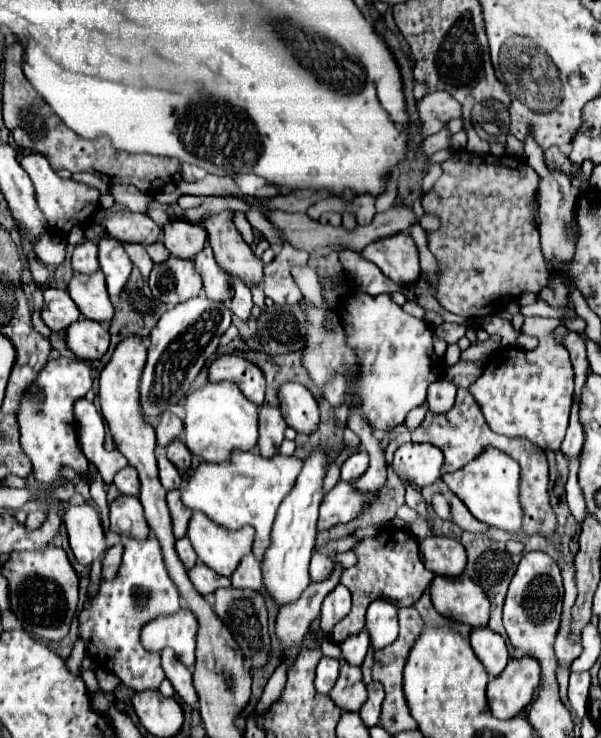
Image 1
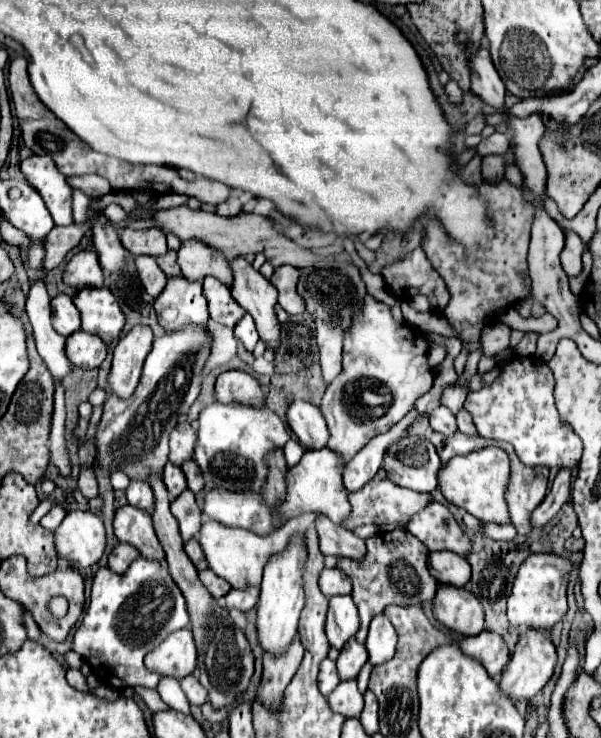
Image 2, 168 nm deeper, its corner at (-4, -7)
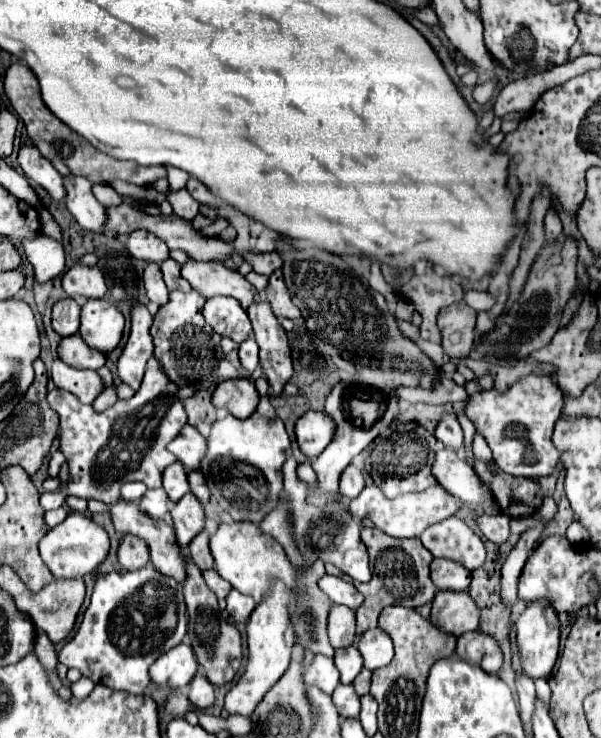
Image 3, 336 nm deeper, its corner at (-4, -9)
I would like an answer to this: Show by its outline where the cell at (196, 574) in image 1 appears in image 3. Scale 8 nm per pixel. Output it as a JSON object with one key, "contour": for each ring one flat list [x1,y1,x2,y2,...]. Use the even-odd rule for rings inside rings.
{"contour":[[214,569,204,571,204,579,206,579,208,587,216,593,216,597,218,597,218,599,226,599,226,597,228,597,228,593,230,593,232,585,230,585,228,581,224,581,224,579,214,571]]}

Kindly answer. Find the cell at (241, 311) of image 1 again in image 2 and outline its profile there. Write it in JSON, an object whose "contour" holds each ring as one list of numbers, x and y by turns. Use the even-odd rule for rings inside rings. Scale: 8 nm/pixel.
{"contour":[[248,313,236,323,234,333,236,333,236,337,244,343,244,347,246,347,248,351,254,349,254,345,256,345,256,341,258,341,258,331,256,331,256,327,254,327,254,319,250,319]]}

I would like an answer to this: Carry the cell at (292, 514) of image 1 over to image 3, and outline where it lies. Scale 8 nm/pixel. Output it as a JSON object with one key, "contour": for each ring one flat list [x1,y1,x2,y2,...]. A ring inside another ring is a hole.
{"contour":[[274,581,270,595,260,605,256,605,256,609,252,611,248,619,248,627,246,627,248,663,246,663,244,675,226,695,228,713,240,713,244,717,250,717,250,713,262,701,266,691,286,673,288,663,290,663,292,645,294,645,294,631,290,625,290,613,286,609,288,601,290,601,290,591,280,581]]}

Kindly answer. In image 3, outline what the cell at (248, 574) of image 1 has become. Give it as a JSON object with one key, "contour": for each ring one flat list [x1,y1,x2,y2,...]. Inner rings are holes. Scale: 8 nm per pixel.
{"contour":[[236,589,230,591,230,595,226,597,226,603,228,603,228,605,226,605,226,611,228,611,228,615,230,615,236,623,246,623,248,617,250,617,250,613,252,613,254,607,256,607,256,603,254,603,252,597,242,595,242,593,238,593]]}

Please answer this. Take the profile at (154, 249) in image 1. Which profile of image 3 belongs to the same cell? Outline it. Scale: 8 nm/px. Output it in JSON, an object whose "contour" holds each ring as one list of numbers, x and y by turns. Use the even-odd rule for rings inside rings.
{"contour":[[168,259,162,263,162,273,170,291,186,291,186,293,192,291,190,283,180,275,180,265,174,259]]}

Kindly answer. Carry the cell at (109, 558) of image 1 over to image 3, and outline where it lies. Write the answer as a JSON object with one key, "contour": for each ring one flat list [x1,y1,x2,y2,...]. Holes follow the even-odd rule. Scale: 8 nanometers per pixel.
{"contour":[[126,535,118,547,118,561,120,567,126,571,142,569,150,561,148,545,136,535]]}

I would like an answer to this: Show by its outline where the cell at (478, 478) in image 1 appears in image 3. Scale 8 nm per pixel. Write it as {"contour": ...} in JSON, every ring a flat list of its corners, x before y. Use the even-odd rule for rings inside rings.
{"contour":[[444,447,442,451,436,453,434,465,432,465,432,473,438,479,438,483,448,493,452,493,458,499,462,499,462,503,466,503,470,507,484,505,484,511,488,515,492,513,492,499,486,499,482,495,482,489,480,489,480,483,478,483,478,475,466,463,466,459,462,459,454,449]]}

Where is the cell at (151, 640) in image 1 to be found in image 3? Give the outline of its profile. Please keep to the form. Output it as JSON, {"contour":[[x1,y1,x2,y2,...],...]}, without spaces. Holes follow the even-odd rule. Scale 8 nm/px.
{"contour":[[182,643,154,661,154,665,150,667,150,677,158,687,168,687,174,691,186,687,192,681,196,667,198,663,192,647]]}

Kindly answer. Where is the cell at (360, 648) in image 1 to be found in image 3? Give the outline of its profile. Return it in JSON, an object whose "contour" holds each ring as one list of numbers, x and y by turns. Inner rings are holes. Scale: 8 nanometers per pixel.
{"contour":[[346,647,346,649,336,649,334,655,334,665,340,671,340,683,352,683,354,677,362,669,362,655,356,647]]}

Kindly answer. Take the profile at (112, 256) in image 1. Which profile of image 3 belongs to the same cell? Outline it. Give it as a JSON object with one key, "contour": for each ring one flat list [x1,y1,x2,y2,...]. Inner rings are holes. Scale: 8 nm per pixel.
{"contour":[[66,175,66,207,76,217,76,221,94,233,100,233,106,223,106,209,98,203,92,193,92,185,86,177,80,175]]}

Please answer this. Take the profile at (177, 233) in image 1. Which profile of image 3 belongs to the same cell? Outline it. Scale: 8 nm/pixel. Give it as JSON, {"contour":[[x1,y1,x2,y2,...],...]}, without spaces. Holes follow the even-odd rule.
{"contour":[[190,259,182,265,182,277,204,297,212,299,216,295,234,297,240,301,242,309,260,301,260,293,250,285,238,271,224,267,220,261,194,261]]}

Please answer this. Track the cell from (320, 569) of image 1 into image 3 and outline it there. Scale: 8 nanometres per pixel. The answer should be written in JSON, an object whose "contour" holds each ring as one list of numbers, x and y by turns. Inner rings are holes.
{"contour":[[324,575,318,585,330,597,330,601,336,603,336,605,346,605,346,607,356,611,362,605,362,601,364,601,362,593,352,583,346,583,340,577]]}

